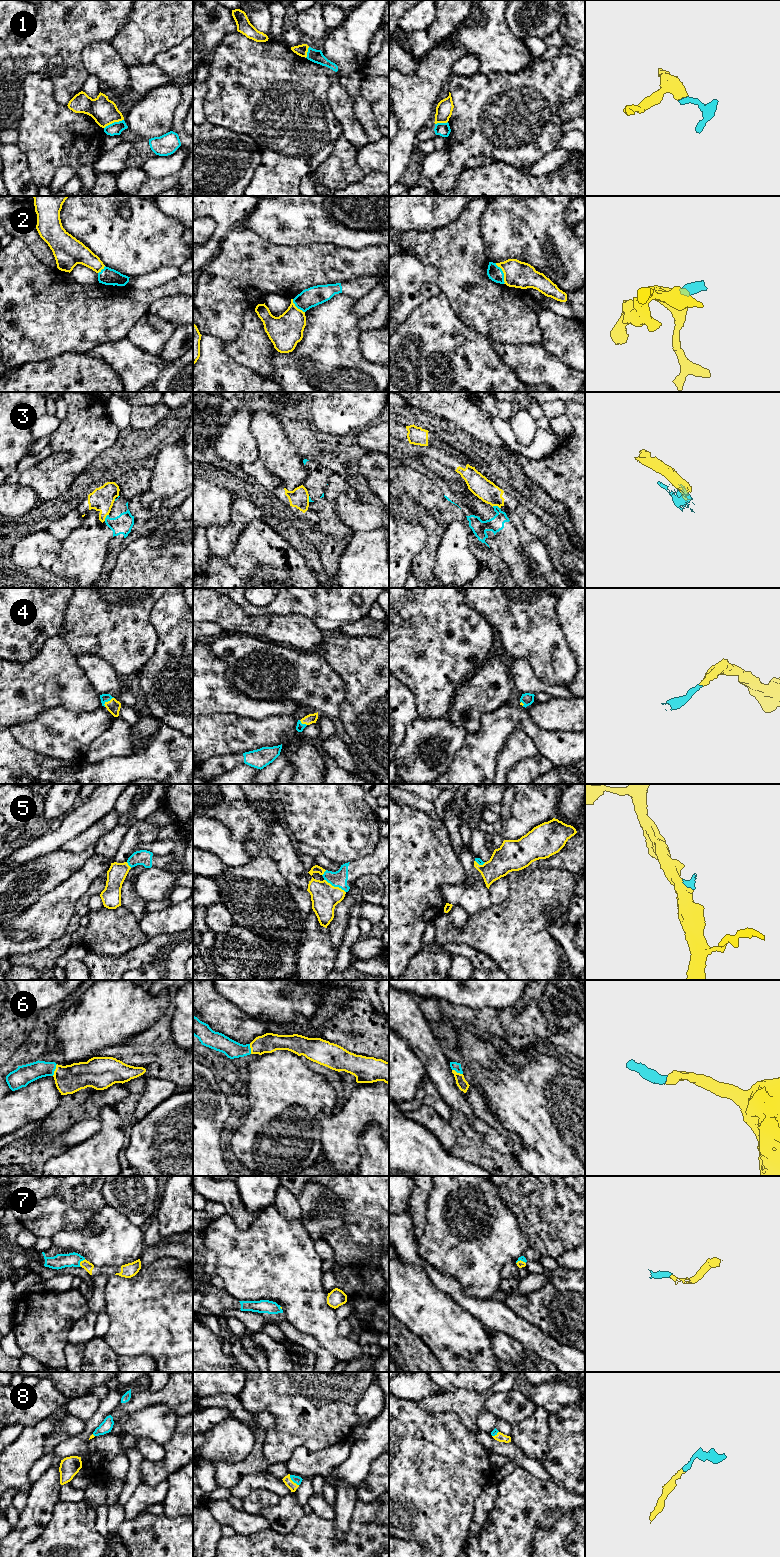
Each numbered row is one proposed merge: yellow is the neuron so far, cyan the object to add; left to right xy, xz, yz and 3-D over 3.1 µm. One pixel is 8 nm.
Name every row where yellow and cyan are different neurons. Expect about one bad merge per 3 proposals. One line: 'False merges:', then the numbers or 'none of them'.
False merges: 1, 2, 3

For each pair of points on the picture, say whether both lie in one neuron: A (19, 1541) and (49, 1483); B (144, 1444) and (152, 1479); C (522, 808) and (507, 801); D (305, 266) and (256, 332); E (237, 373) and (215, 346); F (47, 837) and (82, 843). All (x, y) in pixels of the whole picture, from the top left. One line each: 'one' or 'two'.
A: one
B: two
C: two
D: two
E: one
F: two

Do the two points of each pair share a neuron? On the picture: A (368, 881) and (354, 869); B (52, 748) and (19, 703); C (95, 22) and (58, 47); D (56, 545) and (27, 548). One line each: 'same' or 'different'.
A: different
B: different
C: same
D: same

